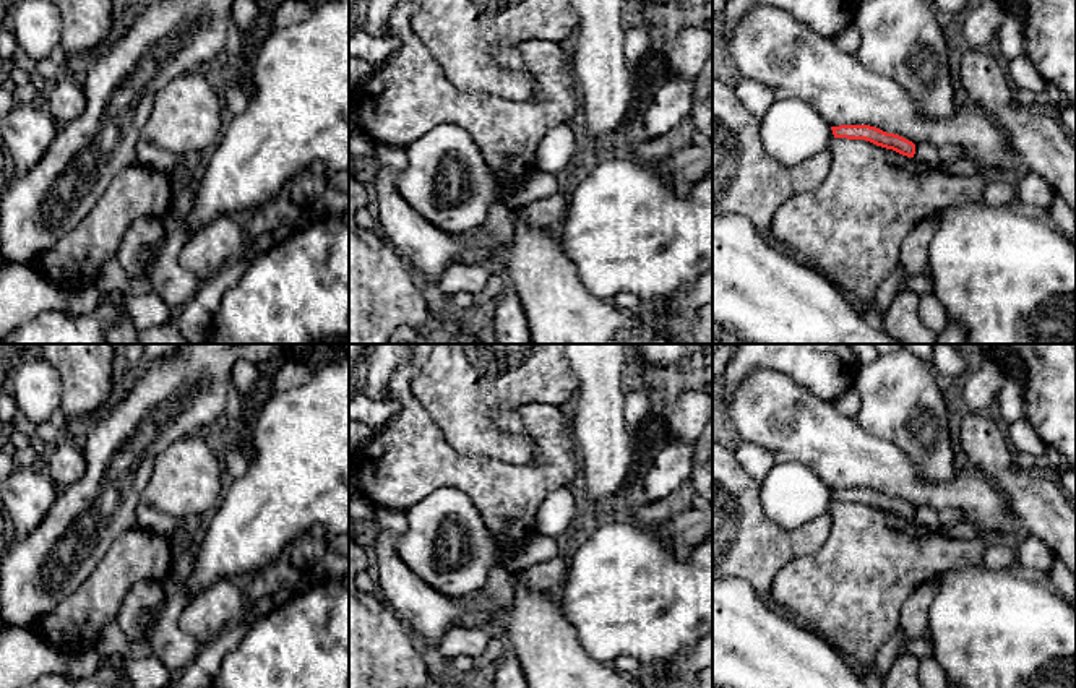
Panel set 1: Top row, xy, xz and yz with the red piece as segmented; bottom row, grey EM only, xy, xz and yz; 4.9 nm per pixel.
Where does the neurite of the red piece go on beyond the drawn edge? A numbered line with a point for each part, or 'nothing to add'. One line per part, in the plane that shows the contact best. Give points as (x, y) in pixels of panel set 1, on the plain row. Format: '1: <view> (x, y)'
nothing to add

